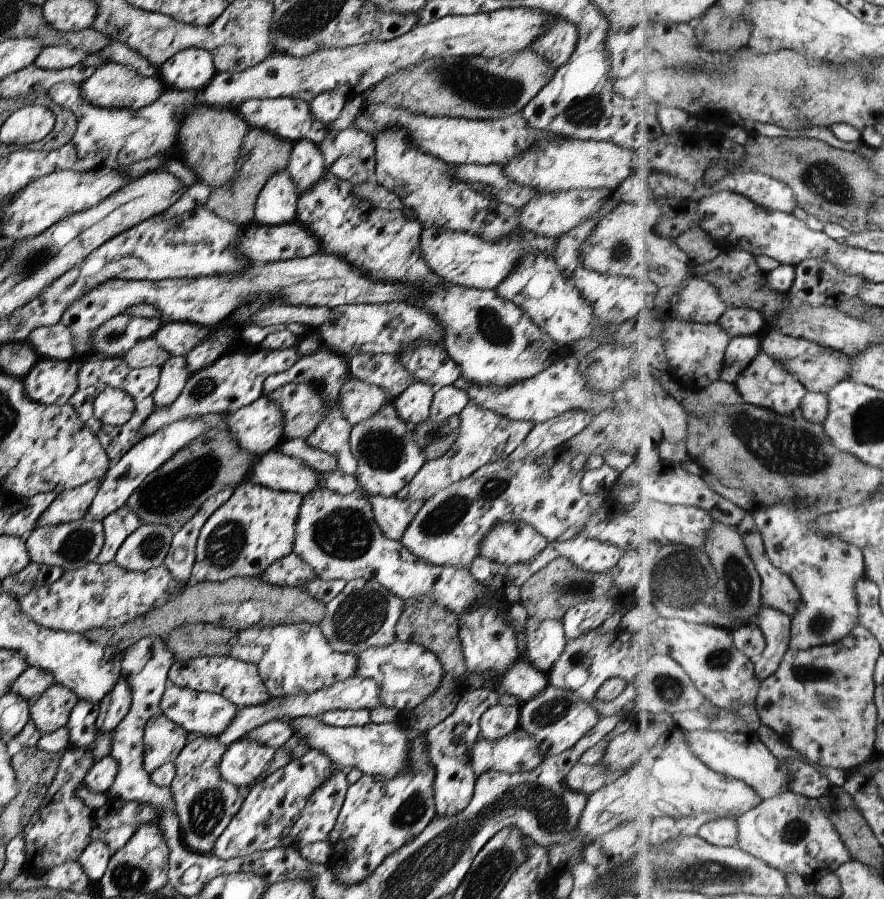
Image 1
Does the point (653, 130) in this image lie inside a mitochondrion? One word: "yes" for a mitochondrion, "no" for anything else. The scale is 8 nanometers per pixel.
no

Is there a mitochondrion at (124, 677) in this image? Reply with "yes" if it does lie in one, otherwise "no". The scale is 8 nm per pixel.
no

